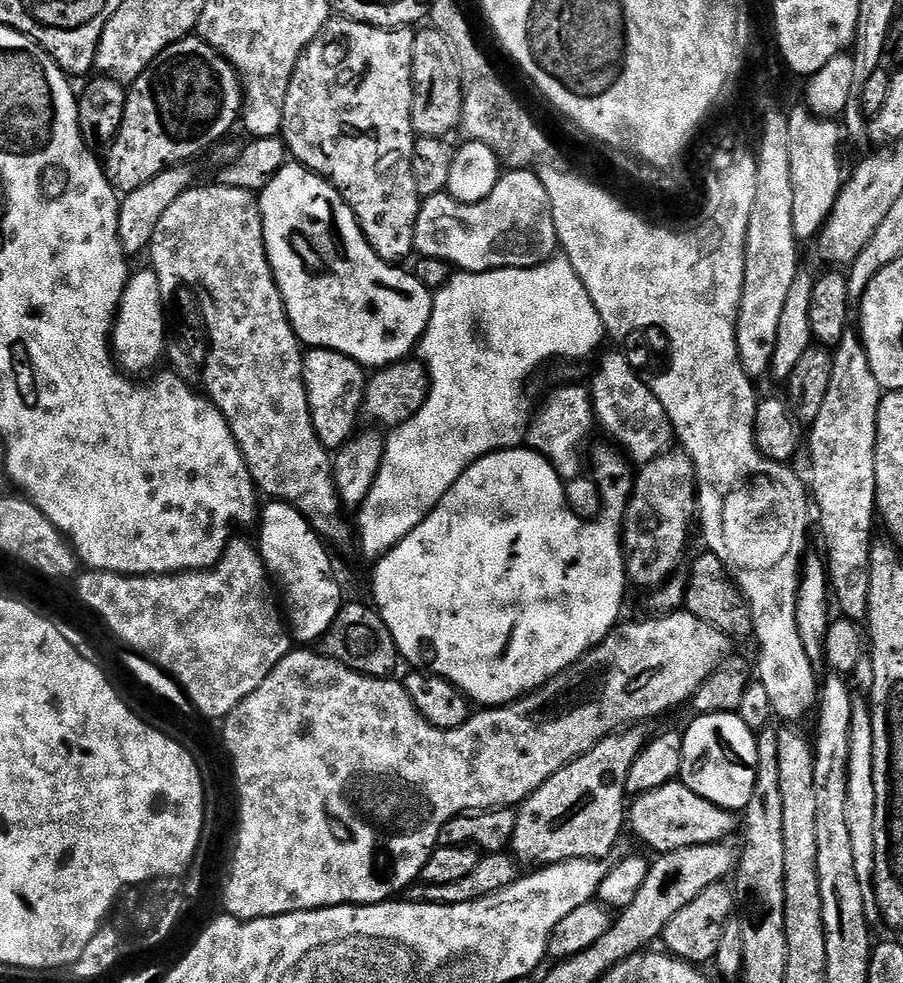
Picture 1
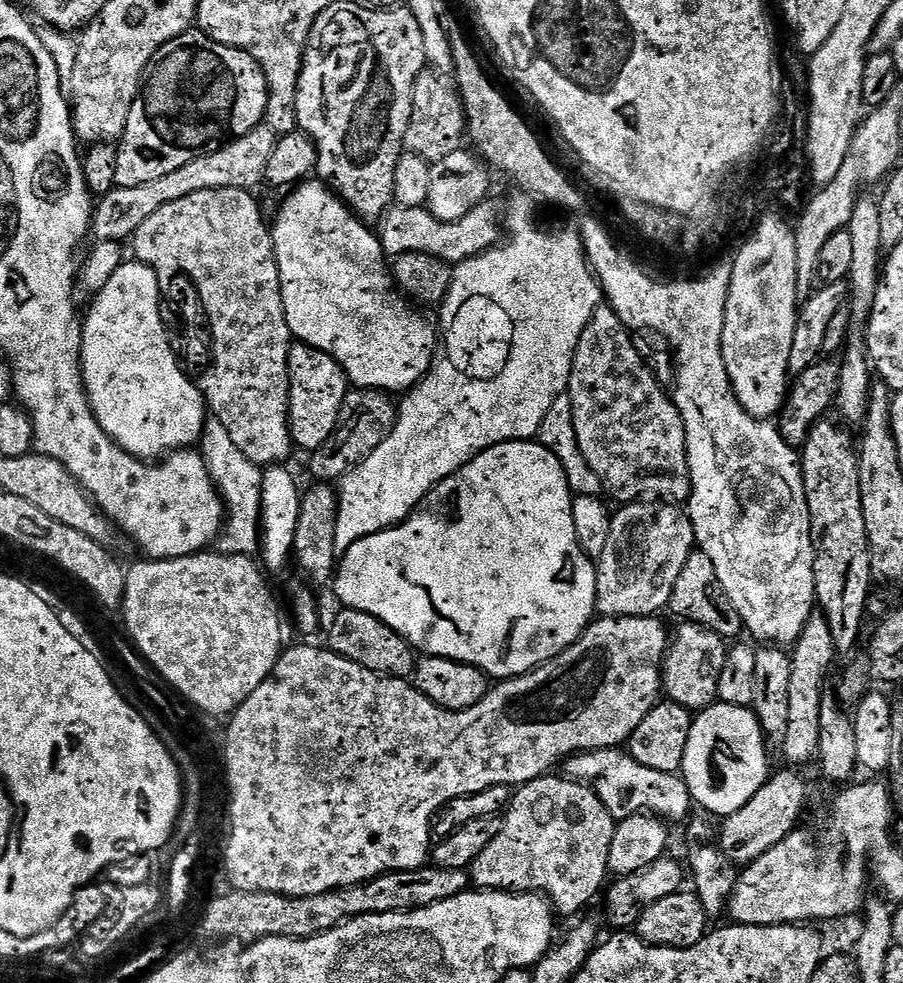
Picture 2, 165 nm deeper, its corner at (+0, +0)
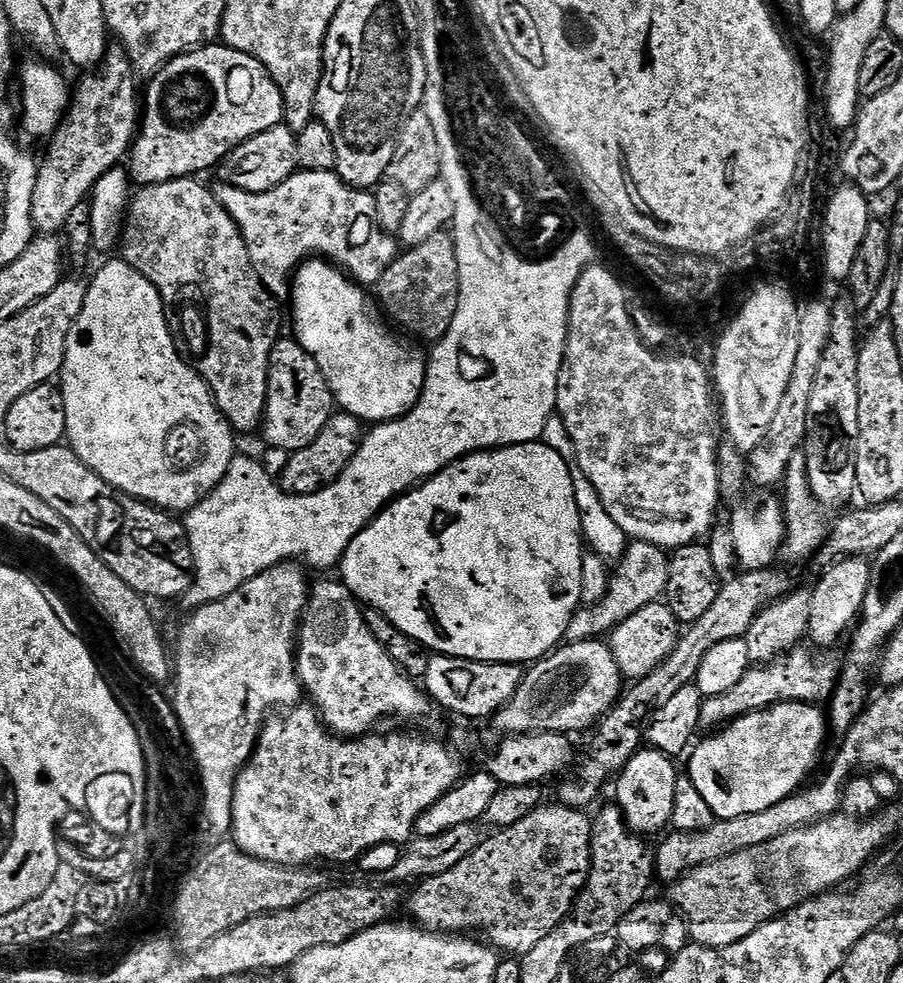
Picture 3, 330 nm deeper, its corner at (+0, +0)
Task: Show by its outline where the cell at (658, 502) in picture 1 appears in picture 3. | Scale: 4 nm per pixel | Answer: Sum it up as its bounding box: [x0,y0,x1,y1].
[565,541,669,643]

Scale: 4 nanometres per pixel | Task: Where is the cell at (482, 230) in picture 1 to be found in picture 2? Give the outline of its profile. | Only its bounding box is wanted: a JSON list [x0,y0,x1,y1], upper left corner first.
[379,202,502,266]

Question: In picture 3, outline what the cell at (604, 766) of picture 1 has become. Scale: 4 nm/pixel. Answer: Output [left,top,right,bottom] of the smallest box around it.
[406,802,592,954]

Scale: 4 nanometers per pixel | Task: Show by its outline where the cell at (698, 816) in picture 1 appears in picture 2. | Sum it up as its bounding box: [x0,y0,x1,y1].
[562,748,694,822]

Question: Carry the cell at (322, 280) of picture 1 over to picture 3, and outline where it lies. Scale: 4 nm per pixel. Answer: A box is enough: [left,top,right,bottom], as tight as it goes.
[290,258,428,422]

